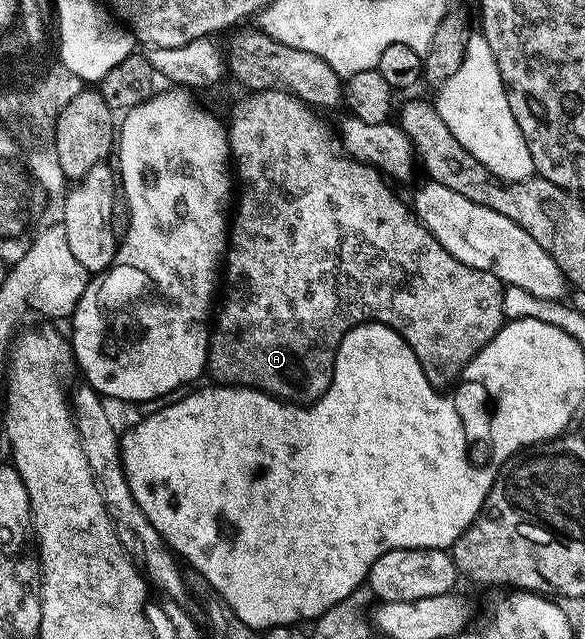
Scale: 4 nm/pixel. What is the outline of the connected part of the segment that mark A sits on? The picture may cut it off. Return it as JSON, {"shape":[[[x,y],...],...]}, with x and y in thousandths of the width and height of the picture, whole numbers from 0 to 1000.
{"shape":[[[480,139],[460,142],[427,142],[400,167],[400,175],[390,186],[390,216],[398,260],[407,260],[407,280],[414,294],[405,294],[407,332],[398,332],[397,347],[390,355],[390,385],[383,401],[383,449],[386,443],[386,482],[371,488],[359,520],[359,551],[352,560],[352,581],[364,598],[395,606],[429,606],[439,612],[458,615],[489,631],[515,631],[518,634],[540,629],[561,609],[571,588],[571,560],[585,529],[603,512],[619,505],[643,504],[663,509],[691,527],[694,538],[711,552],[718,571],[725,577],[725,590],[740,606],[762,609],[795,582],[797,573],[848,527],[858,513],[862,495],[858,490],[858,457],[862,444],[841,427],[807,421],[773,402],[730,355],[715,344],[706,329],[658,286],[655,269],[629,255],[600,249],[590,241],[569,236],[574,218],[564,213],[561,200],[550,194],[549,178],[538,177],[506,149]]]}

